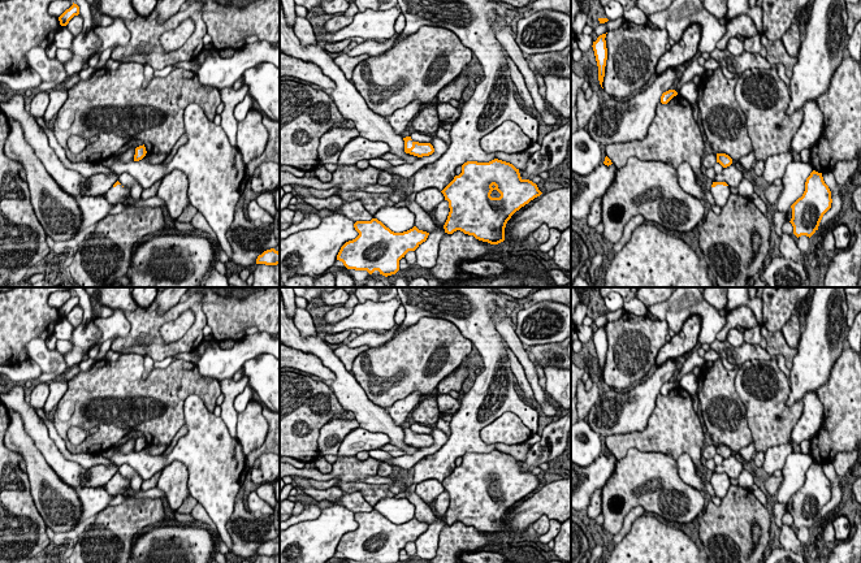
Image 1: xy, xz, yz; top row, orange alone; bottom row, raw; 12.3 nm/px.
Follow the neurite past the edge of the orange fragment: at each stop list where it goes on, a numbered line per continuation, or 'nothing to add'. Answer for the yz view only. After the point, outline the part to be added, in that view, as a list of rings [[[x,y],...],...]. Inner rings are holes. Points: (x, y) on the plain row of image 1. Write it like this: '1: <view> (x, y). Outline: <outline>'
1: yz (721, 484). Outline: [[[717,476],[715,478],[710,478],[710,482],[714,488],[714,493],[717,497],[723,498],[728,491],[731,485],[730,477]]]

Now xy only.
1: xy (115, 486). Outline: [[[117,476],[116,478],[112,477],[107,484],[103,485],[103,488],[109,495],[116,497],[118,494],[124,494],[124,490],[130,488],[130,481],[122,476]]]

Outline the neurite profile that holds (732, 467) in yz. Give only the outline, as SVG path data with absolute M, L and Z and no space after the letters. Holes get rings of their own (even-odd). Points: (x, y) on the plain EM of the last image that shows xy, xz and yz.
M731 455L730 458L723 459L719 465L715 465L713 472L726 473L730 478L739 478L743 469L743 463L737 459L737 456Z

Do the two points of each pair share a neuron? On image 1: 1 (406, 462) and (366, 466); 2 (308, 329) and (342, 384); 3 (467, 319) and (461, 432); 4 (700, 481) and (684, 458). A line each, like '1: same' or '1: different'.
1: different
2: different
3: same
4: same

